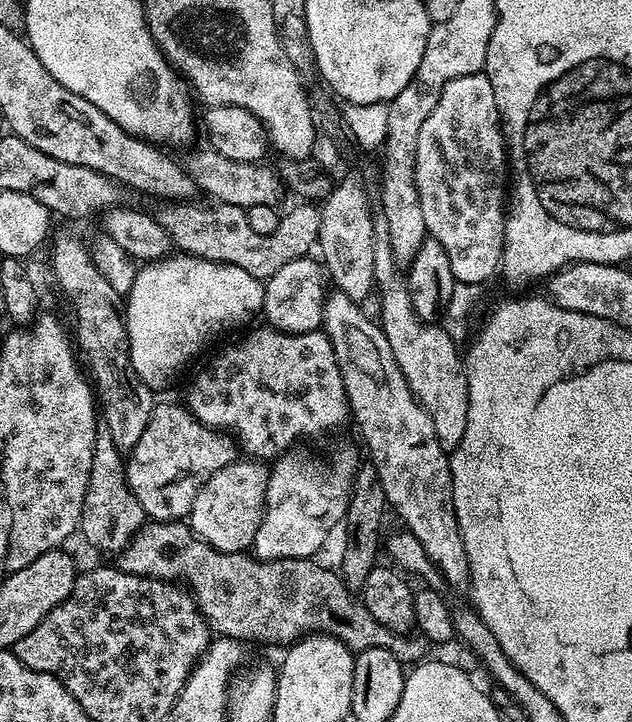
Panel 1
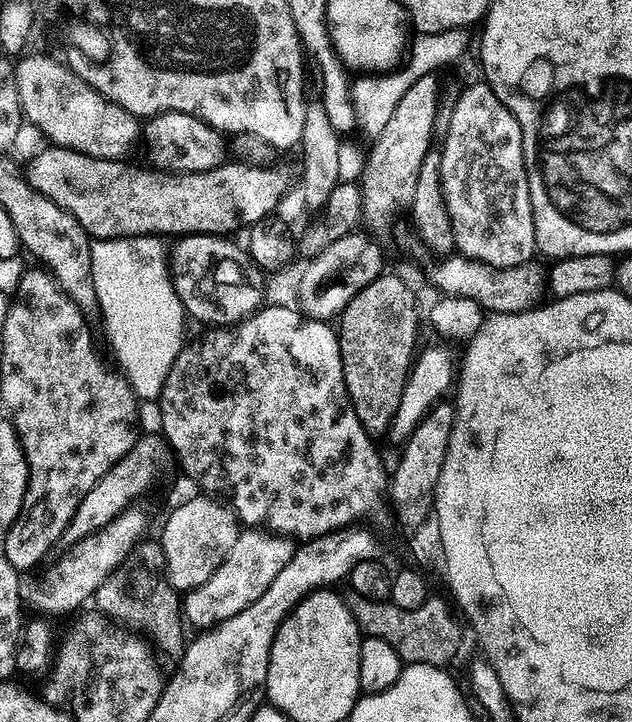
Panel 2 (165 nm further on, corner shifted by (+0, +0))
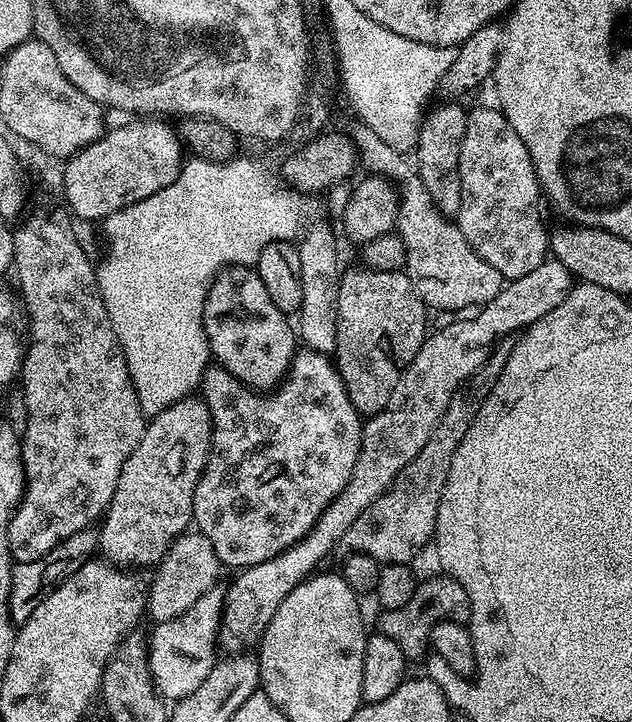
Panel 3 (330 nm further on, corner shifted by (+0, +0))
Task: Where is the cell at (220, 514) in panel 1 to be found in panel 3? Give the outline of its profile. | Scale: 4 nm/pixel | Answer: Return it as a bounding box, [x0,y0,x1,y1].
[146,530,222,622]

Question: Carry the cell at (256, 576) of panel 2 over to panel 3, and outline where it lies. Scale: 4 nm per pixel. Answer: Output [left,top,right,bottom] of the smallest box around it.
[148,587,224,702]

